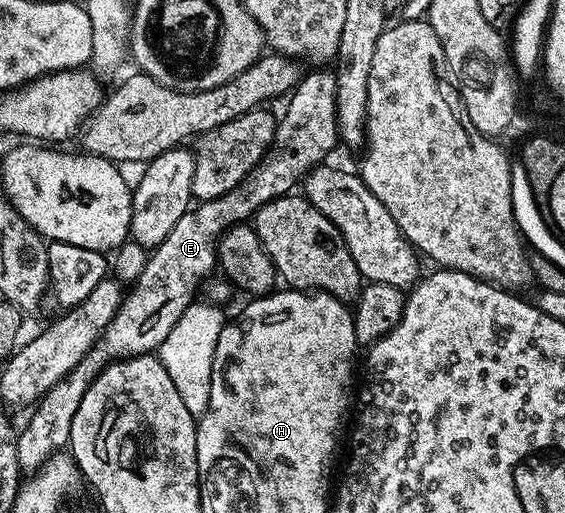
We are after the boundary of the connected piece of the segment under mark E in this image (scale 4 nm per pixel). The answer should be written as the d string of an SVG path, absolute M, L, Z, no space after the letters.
M330 69L312 70L315 70L312 74L304 73L300 77L299 83L286 99L287 107L283 110L283 118L281 114L275 123L275 135L271 147L267 149L266 158L243 177L241 184L213 200L199 202L194 208L188 209L187 214L177 220L177 224L173 224L173 232L169 232L169 236L165 236L165 240L161 240L161 244L150 251L141 276L134 279L135 287L126 293L113 320L109 320L105 332L99 337L99 343L63 381L53 384L53 388L49 388L49 392L45 392L45 396L30 411L31 419L27 427L18 431L16 440L20 471L40 470L54 454L60 453L70 443L73 416L77 416L77 408L81 408L81 399L85 392L89 392L93 380L111 361L158 351L165 336L169 336L172 331L173 324L181 320L185 308L196 301L198 294L195 293L198 290L200 293L201 287L212 277L217 266L219 235L228 226L238 226L254 219L257 211L267 202L292 193L304 176L330 159L327 157L331 149L339 142L335 103L337 80Z

